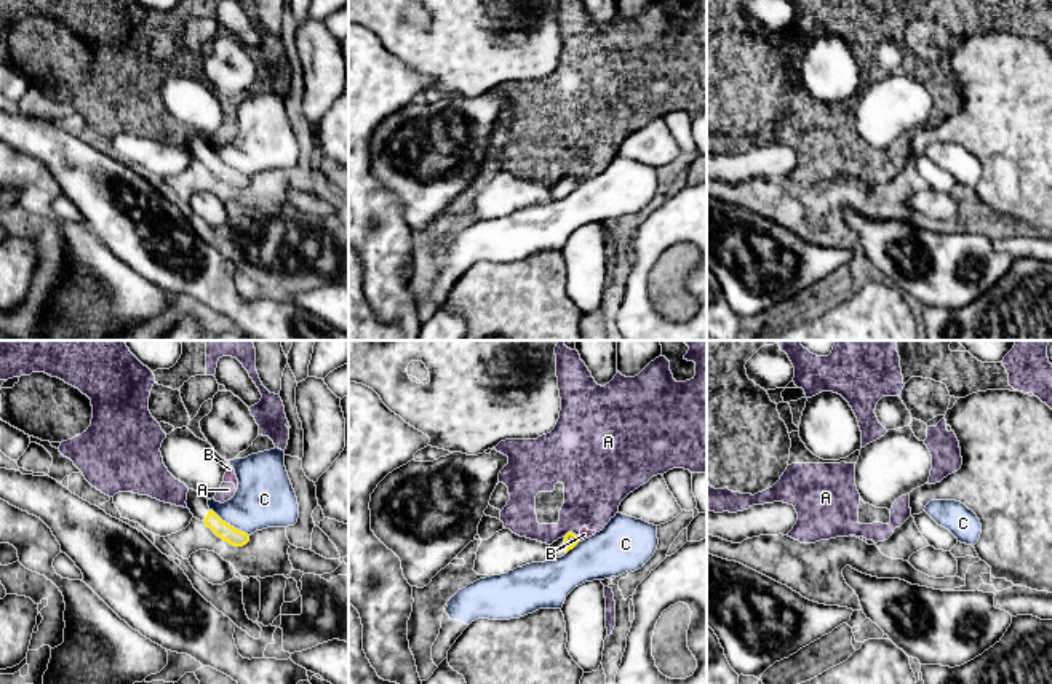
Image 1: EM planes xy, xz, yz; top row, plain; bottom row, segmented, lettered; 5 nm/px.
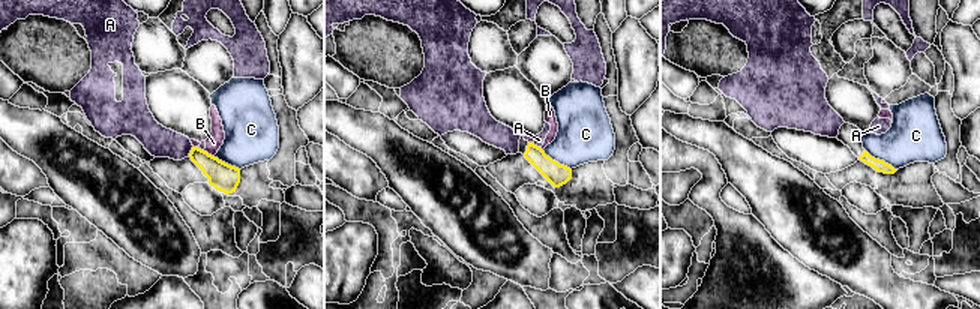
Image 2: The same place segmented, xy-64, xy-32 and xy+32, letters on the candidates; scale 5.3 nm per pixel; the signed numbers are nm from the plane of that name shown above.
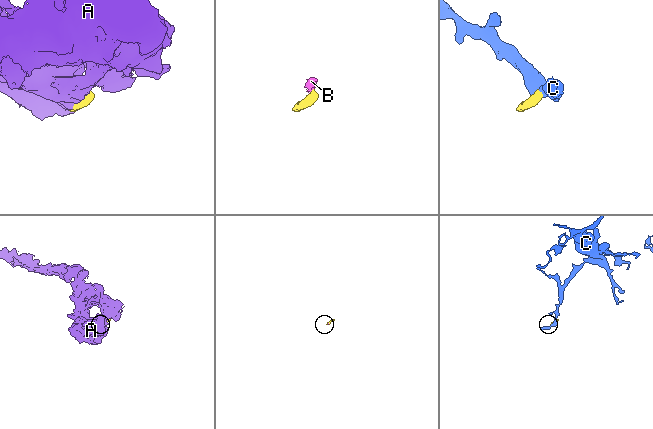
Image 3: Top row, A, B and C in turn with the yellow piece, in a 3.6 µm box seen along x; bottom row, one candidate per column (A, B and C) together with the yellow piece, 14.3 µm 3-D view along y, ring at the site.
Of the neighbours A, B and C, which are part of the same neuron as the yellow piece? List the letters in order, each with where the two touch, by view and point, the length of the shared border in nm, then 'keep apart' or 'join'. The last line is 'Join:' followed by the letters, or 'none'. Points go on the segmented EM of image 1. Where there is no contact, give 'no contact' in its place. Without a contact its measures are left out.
A: xz (571, 532) | 80 nm | keep apart
B: xz (577, 539) | 30 nm | keep apart
C: xy (229, 524) | 240 nm | keep apart
Join: none

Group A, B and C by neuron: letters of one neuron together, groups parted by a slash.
A B / C

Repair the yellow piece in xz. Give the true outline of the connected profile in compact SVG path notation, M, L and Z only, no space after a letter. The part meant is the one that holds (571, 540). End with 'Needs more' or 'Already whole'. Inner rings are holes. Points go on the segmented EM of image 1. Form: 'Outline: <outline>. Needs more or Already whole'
Outline: M568 532L564 537L558 539L550 545L550 553L553 558L564 556L569 550L572 550L579 543L579 537L572 532Z. Needs more

